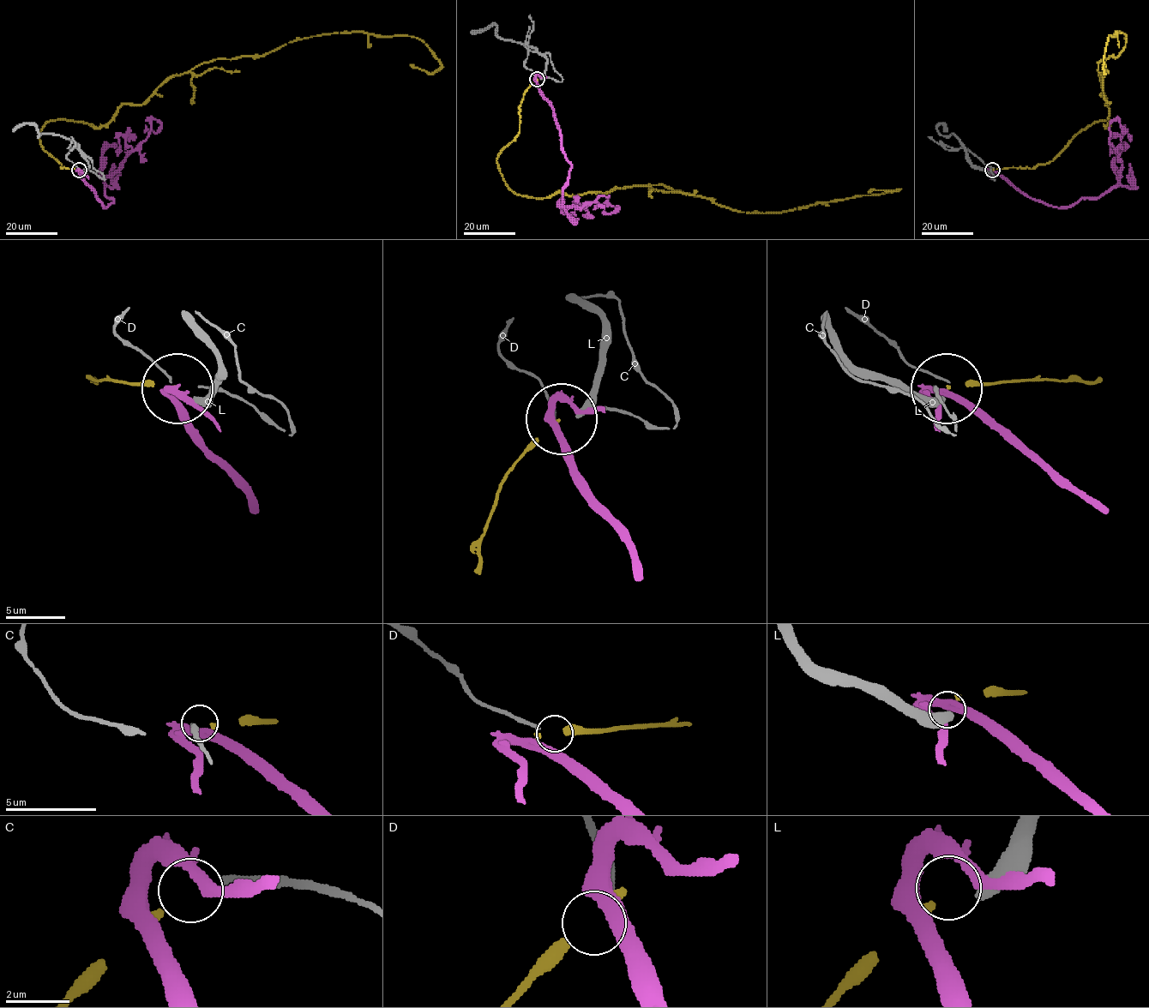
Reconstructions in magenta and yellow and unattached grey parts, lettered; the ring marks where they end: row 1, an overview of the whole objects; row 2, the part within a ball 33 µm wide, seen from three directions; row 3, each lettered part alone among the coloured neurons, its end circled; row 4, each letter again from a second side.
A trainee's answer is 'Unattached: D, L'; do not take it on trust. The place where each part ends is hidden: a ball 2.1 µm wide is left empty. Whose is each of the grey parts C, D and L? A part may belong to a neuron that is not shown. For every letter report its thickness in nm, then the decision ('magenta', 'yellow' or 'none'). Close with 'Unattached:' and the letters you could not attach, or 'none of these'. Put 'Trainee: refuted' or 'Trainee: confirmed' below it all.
C: 190 nm | yellow
D: 170 nm | none
L: 440 nm | magenta
Unattached: D
Trainee: refuted

